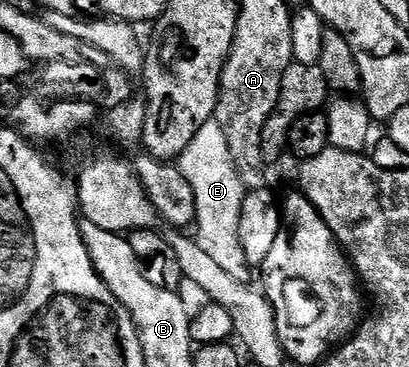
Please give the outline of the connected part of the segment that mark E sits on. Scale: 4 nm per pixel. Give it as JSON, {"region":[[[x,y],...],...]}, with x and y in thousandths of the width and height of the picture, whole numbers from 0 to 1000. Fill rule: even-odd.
{"region":[[[523,319],[509,324],[477,368],[467,403],[472,477],[467,496],[477,526],[479,591],[474,597],[482,665],[518,708],[555,741],[577,747],[601,730],[601,714],[579,659],[582,602],[589,564],[604,529],[587,463],[572,450],[562,398],[545,365],[543,343]]]}

